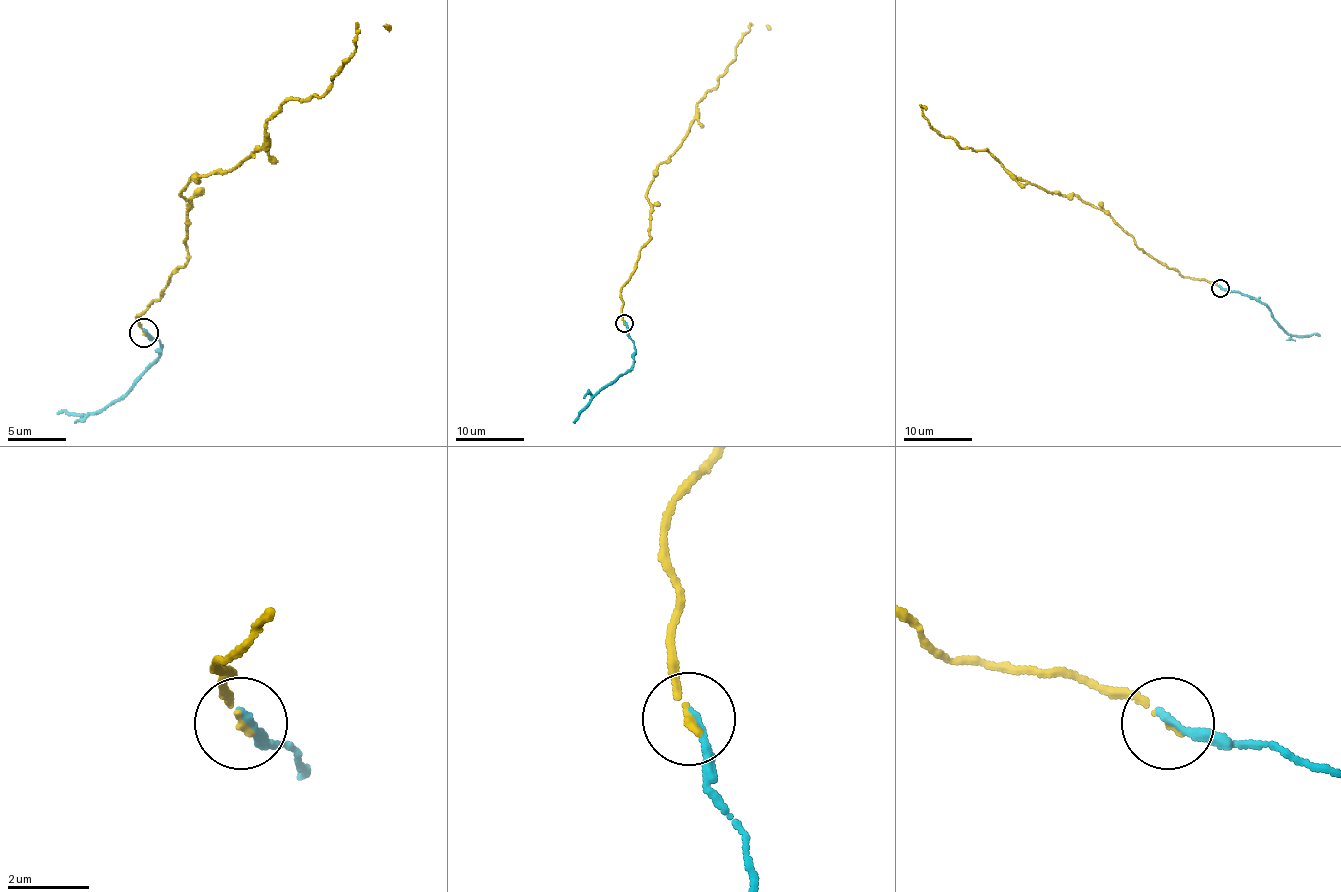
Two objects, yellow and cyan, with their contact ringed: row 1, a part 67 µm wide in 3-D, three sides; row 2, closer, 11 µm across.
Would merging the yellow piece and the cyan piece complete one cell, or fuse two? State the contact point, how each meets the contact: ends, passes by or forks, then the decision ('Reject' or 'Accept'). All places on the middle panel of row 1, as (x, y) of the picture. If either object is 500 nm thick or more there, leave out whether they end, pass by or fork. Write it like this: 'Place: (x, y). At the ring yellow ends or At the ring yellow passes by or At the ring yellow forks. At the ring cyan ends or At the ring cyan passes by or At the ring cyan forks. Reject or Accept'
Place: (624, 323). At the ring yellow ends. At the ring cyan ends. Reject

